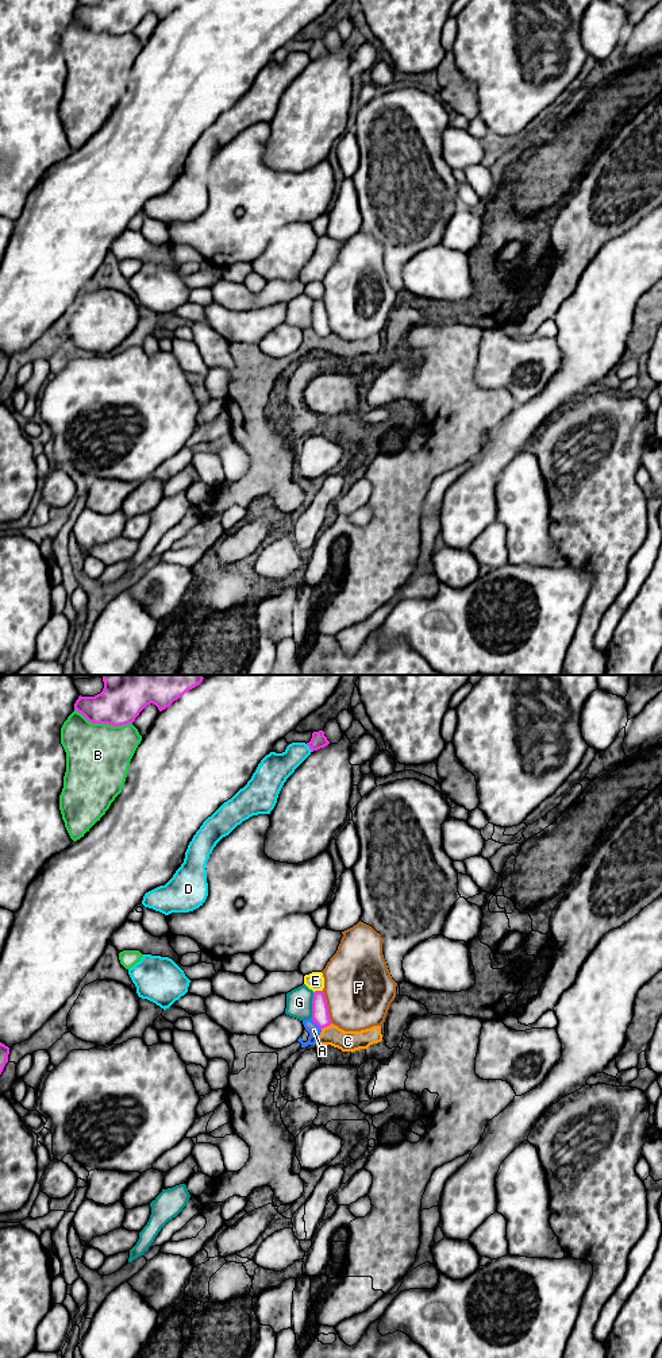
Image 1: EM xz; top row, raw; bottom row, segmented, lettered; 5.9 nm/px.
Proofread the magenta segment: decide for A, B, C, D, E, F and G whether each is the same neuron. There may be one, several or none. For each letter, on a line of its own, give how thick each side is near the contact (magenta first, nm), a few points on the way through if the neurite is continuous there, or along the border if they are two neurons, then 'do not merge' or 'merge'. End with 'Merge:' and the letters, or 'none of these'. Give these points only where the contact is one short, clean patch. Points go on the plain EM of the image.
A: 100/70 nm | do not merge
B: 200/380 nm | do not merge
C: 100/130 nm | do not merge
D: 90/190 nm | do not merge
E: 100/110 nm | do not merge
F: 100/420 nm | do not merge
G: 100/160 nm | do not merge
Merge: none of these

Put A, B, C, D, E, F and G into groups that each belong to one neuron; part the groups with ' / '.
A C / B / D / E / F / G

